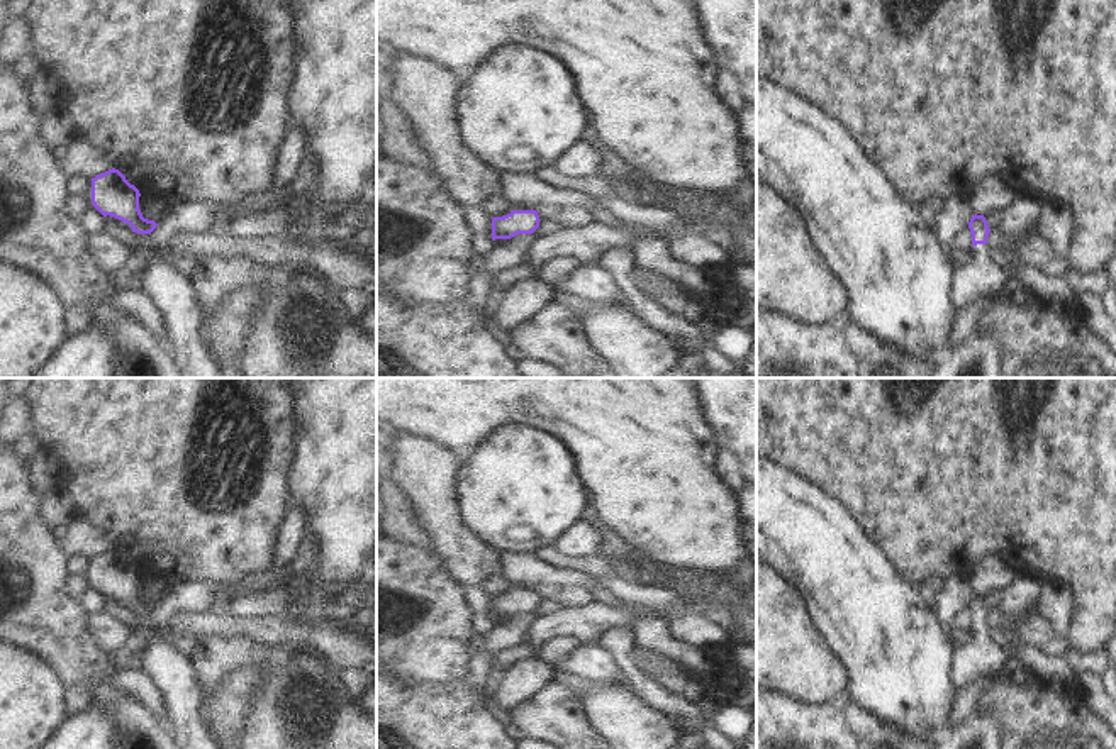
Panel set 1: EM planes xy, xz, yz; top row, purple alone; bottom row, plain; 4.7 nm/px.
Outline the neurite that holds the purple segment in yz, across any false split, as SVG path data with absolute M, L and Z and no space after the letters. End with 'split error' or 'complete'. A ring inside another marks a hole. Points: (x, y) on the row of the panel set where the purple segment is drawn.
M974 215L968 222L972 232L972 259L955 268L953 293L957 307L970 303L987 293L1002 293L1007 273L1001 258L987 246L989 225L984 215Z; split error

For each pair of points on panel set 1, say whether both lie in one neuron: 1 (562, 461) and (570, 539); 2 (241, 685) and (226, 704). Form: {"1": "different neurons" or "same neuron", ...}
{"1": "different neurons", "2": "same neuron"}

